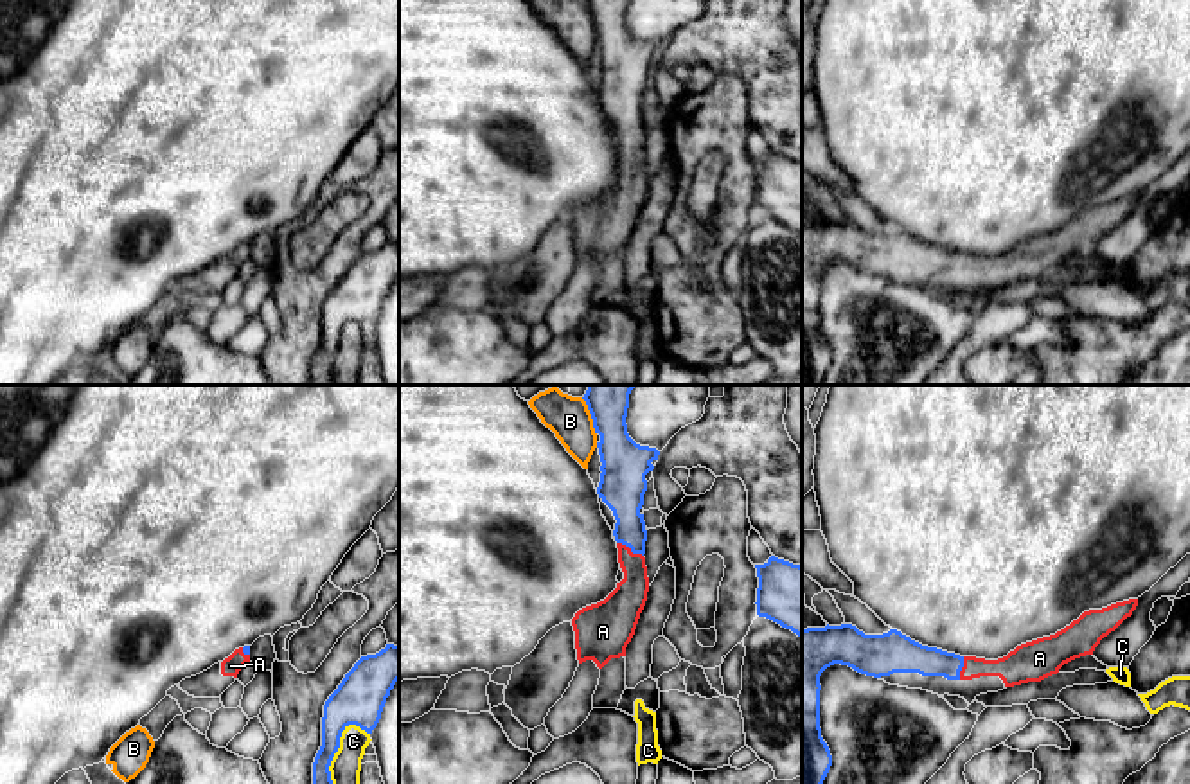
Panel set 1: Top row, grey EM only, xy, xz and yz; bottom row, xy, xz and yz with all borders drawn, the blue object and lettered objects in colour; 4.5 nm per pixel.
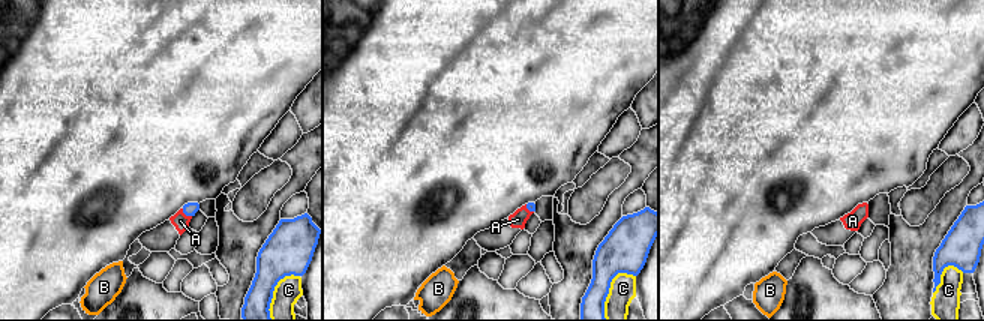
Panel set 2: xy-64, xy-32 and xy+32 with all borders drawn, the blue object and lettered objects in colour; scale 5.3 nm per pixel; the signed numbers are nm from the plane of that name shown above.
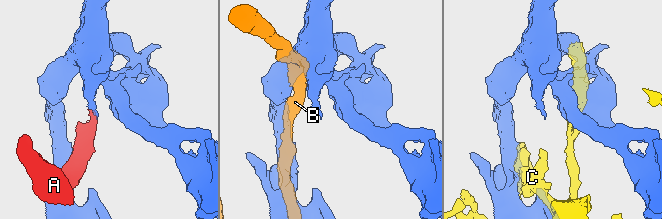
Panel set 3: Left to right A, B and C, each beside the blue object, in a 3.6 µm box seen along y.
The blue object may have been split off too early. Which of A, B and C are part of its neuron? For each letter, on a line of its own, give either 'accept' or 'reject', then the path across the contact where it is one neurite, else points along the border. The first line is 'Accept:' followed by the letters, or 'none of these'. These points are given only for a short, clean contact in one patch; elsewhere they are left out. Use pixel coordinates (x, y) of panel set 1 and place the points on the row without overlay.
Accept: A
A: accept; way xz (622, 90), (630, 119), (630, 144), (631, 191), (626, 198)
B: reject
C: reject

